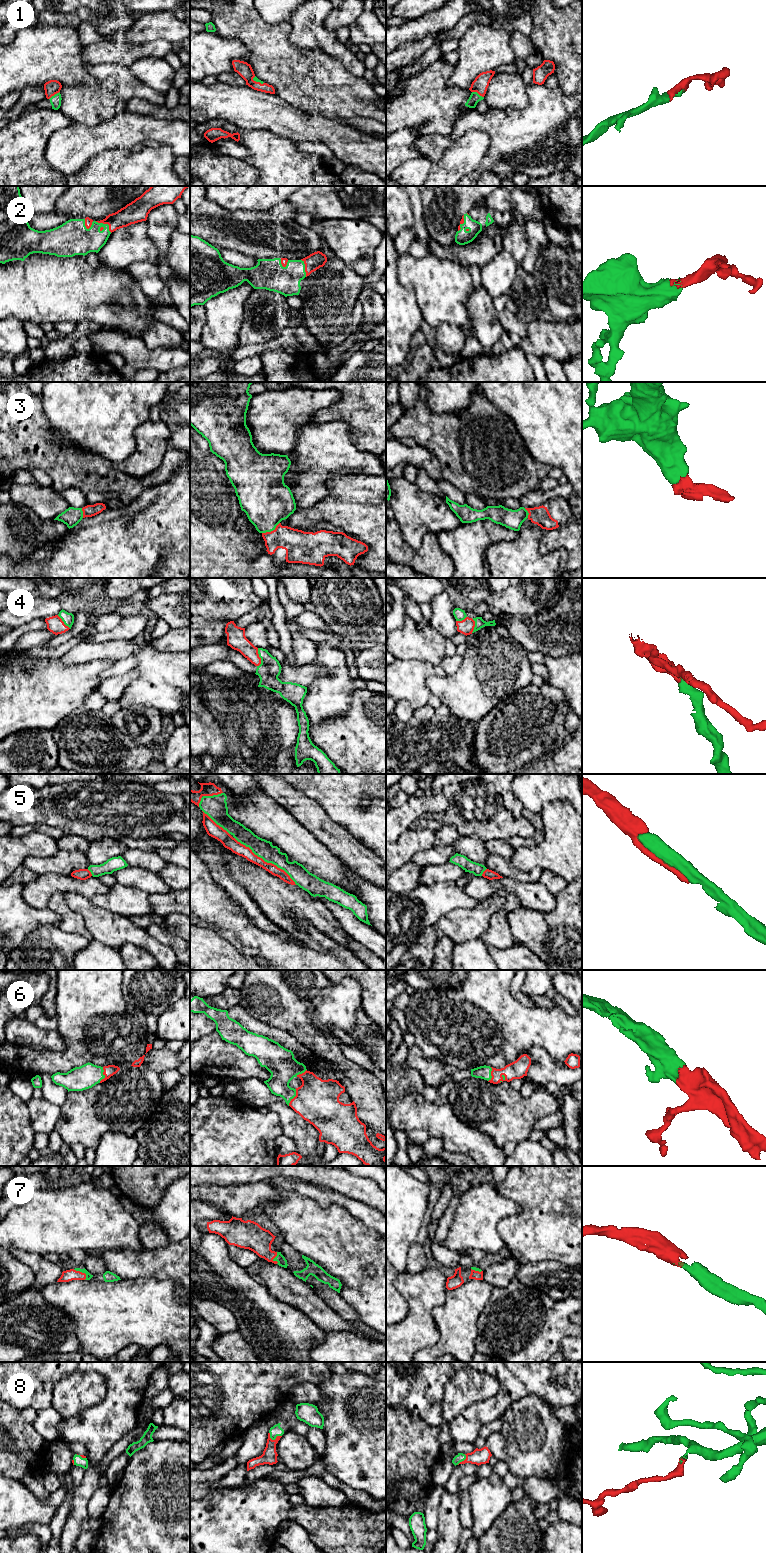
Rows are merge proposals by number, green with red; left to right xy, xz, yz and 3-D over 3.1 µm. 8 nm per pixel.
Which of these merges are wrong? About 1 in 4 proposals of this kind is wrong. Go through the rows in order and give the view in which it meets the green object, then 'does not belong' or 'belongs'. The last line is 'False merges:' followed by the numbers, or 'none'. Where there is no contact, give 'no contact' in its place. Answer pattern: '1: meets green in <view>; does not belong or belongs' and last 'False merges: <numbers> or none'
1: meets green in yz; belongs
2: meets green in xy; belongs
3: meets green in xz; belongs
4: meets green in xz; belongs
5: meets green in xz; belongs
6: meets green in xy; belongs
7: meets green in xy; belongs
8: meets green in xz; belongs
False merges: none

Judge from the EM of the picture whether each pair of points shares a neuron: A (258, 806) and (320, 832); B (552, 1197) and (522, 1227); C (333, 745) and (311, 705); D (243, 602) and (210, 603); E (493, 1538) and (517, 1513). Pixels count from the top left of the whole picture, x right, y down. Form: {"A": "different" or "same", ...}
{"A": "different", "B": "same", "C": "different", "D": "same", "E": "same"}

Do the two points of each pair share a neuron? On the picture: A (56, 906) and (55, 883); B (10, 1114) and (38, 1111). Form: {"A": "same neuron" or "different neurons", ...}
{"A": "different neurons", "B": "different neurons"}

